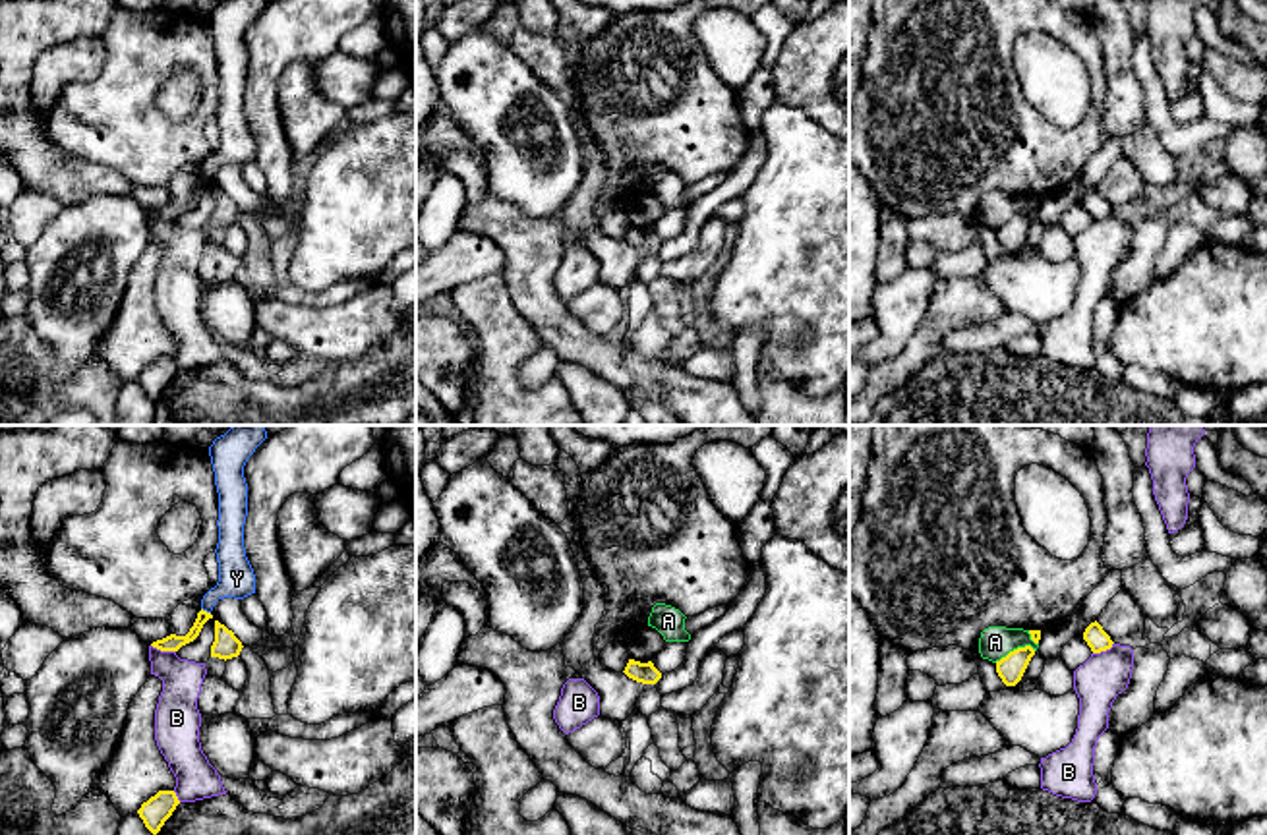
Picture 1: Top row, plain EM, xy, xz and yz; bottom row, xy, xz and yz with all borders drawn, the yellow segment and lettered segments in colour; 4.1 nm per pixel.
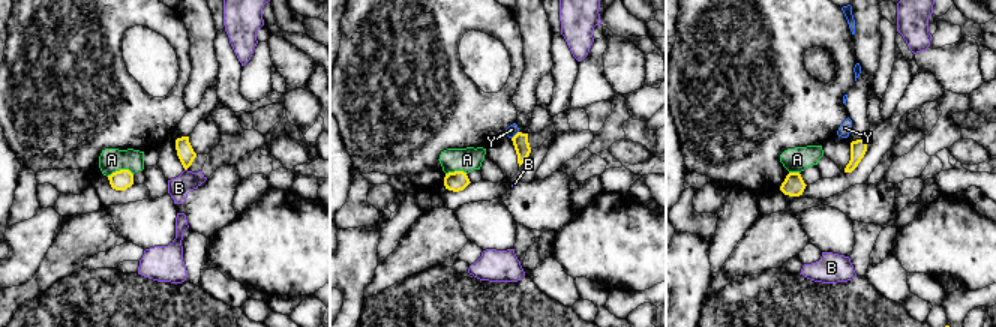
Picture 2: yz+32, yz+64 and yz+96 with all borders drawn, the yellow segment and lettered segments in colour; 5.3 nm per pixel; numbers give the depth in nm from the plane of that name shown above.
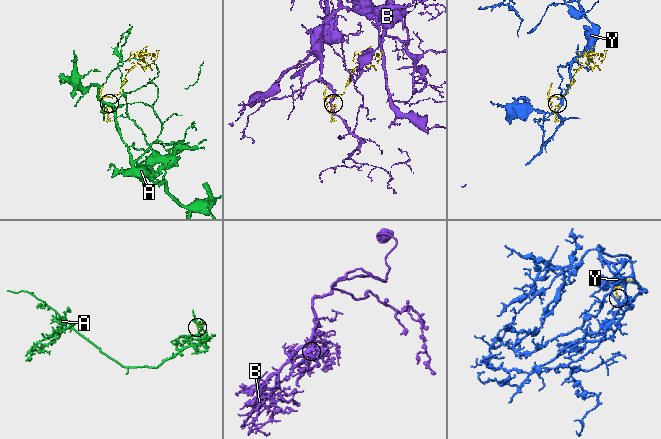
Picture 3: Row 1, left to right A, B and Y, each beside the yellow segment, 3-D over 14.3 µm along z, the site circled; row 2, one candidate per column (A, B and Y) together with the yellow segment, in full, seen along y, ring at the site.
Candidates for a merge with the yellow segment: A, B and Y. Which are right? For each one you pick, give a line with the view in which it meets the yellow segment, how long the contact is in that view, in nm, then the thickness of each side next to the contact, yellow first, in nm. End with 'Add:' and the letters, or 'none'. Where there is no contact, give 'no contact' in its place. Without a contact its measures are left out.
Add: none

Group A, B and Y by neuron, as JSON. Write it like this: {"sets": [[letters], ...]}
{"sets": [["A"], ["B"], ["Y"]]}

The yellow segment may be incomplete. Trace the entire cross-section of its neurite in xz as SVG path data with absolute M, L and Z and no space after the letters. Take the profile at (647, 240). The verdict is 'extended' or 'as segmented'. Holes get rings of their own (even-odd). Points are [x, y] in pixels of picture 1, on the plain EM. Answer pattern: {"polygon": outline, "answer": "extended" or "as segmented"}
{"polygon": "M629 226L623 240L629 245L642 249L642 251L656 251L662 245L662 240L654 234L652 228L640 230L640 228Z", "answer": "as segmented"}

